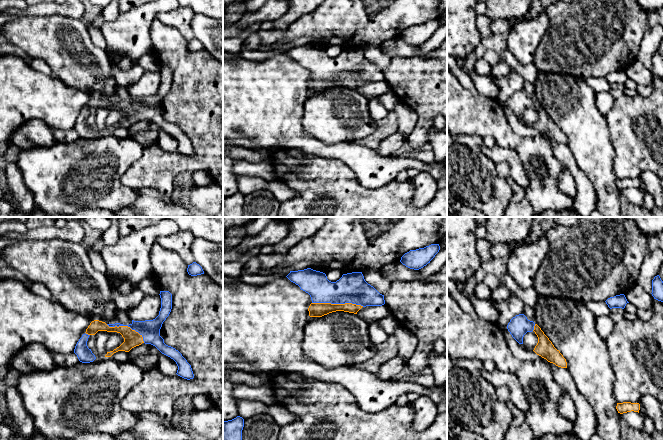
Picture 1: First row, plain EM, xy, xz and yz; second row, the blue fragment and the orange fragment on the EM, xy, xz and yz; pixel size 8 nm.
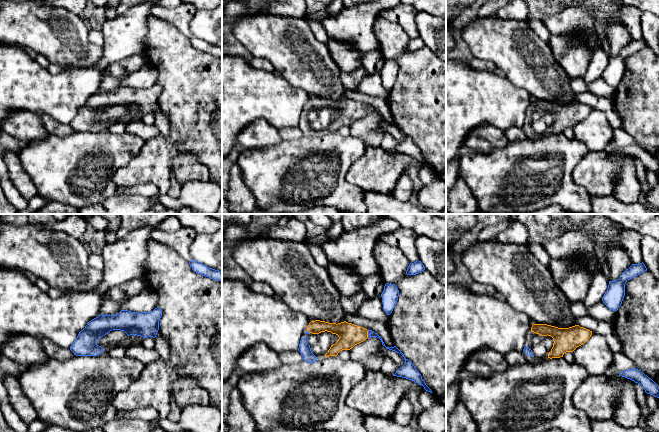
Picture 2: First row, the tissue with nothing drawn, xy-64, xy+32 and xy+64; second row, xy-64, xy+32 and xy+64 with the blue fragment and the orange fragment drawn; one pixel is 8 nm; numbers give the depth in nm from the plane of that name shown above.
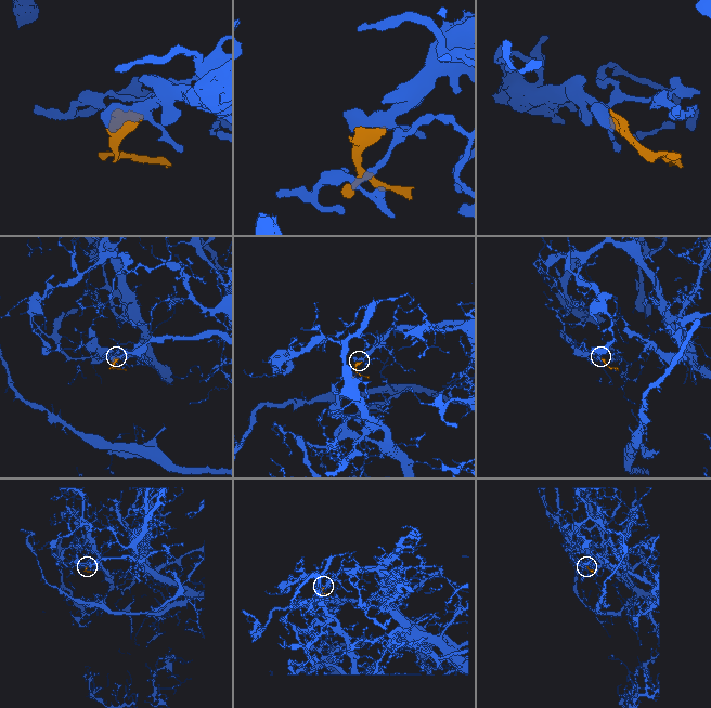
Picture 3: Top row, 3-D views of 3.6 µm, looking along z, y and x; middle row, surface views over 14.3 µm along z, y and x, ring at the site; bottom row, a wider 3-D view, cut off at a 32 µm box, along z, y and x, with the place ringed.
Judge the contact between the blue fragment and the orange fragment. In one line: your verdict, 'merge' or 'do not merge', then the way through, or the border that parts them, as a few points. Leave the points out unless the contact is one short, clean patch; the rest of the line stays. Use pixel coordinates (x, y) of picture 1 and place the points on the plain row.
merge; runs through xz (352, 64), (338, 79), (323, 79), (315, 85)

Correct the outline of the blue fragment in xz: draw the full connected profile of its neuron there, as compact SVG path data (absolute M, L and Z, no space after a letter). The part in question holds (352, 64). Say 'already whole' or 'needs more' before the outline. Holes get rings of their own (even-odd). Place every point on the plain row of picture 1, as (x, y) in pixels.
needs more; M311 44L290 47L286 53L310 71L312 76L308 84L310 93L322 93L336 87L357 90L362 83L385 80L384 71L365 57L362 48L343 50L336 58L329 57L325 49Z

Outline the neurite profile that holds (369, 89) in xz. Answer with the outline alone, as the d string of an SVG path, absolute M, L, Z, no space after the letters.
M384 80L362 83L356 90L336 87L322 93L309 93L303 105L304 132L325 144L351 143L364 139L376 129L376 121L370 116L368 109L369 100L390 91L389 84Z

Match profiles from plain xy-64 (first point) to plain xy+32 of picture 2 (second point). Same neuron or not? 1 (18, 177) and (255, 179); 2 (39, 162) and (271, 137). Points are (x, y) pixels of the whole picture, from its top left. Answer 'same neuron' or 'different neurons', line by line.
1: different neurons
2: different neurons

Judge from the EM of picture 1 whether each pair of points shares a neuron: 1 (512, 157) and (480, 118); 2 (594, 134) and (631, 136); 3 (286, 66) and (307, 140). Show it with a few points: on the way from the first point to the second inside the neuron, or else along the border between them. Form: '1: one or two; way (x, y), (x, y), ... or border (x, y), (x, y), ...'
1: two; border (496, 144), (512, 149), (522, 165)
2: two; border (604, 116), (615, 151), (614, 158)
3: one; way (286, 85), (286, 120), (288, 122)

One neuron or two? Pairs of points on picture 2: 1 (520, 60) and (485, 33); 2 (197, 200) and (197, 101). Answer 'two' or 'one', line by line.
1: one
2: two

